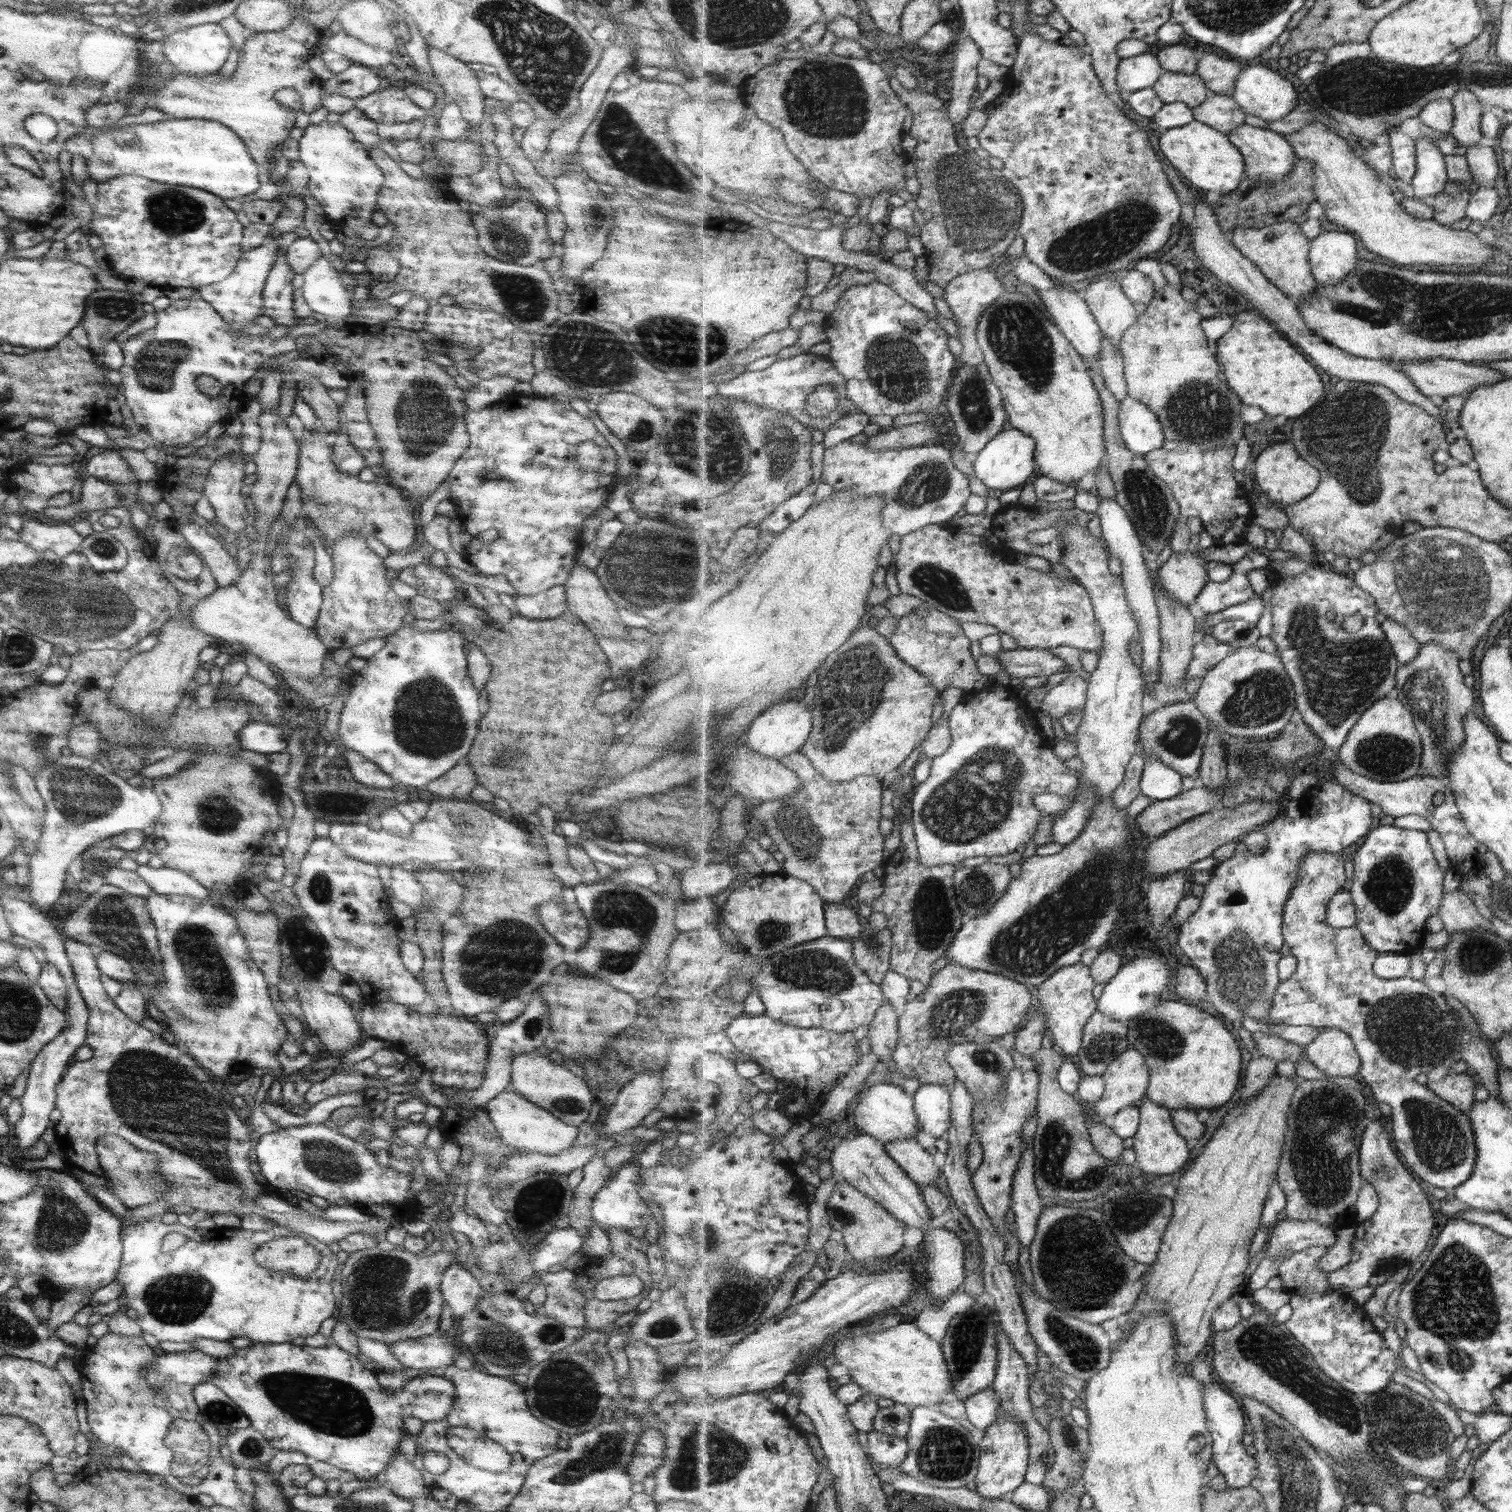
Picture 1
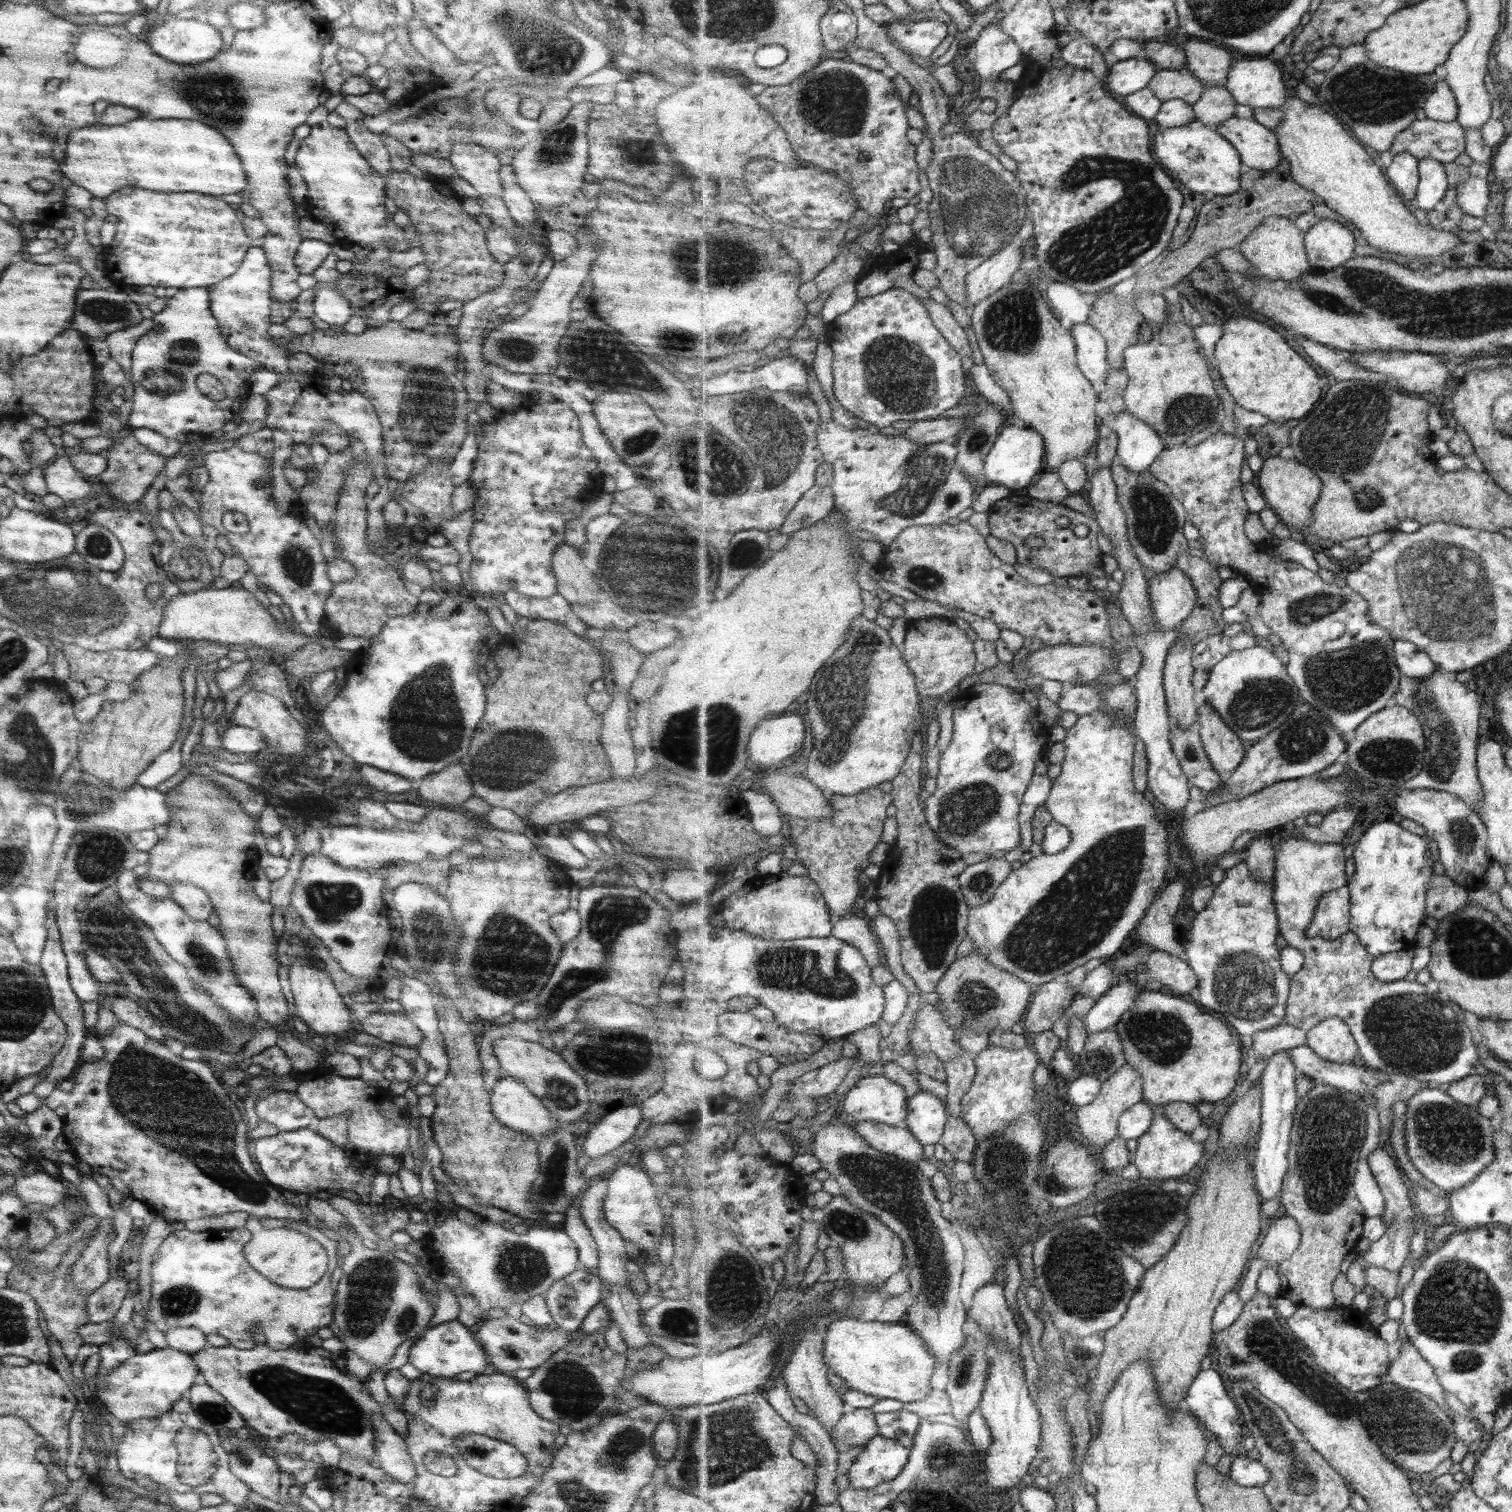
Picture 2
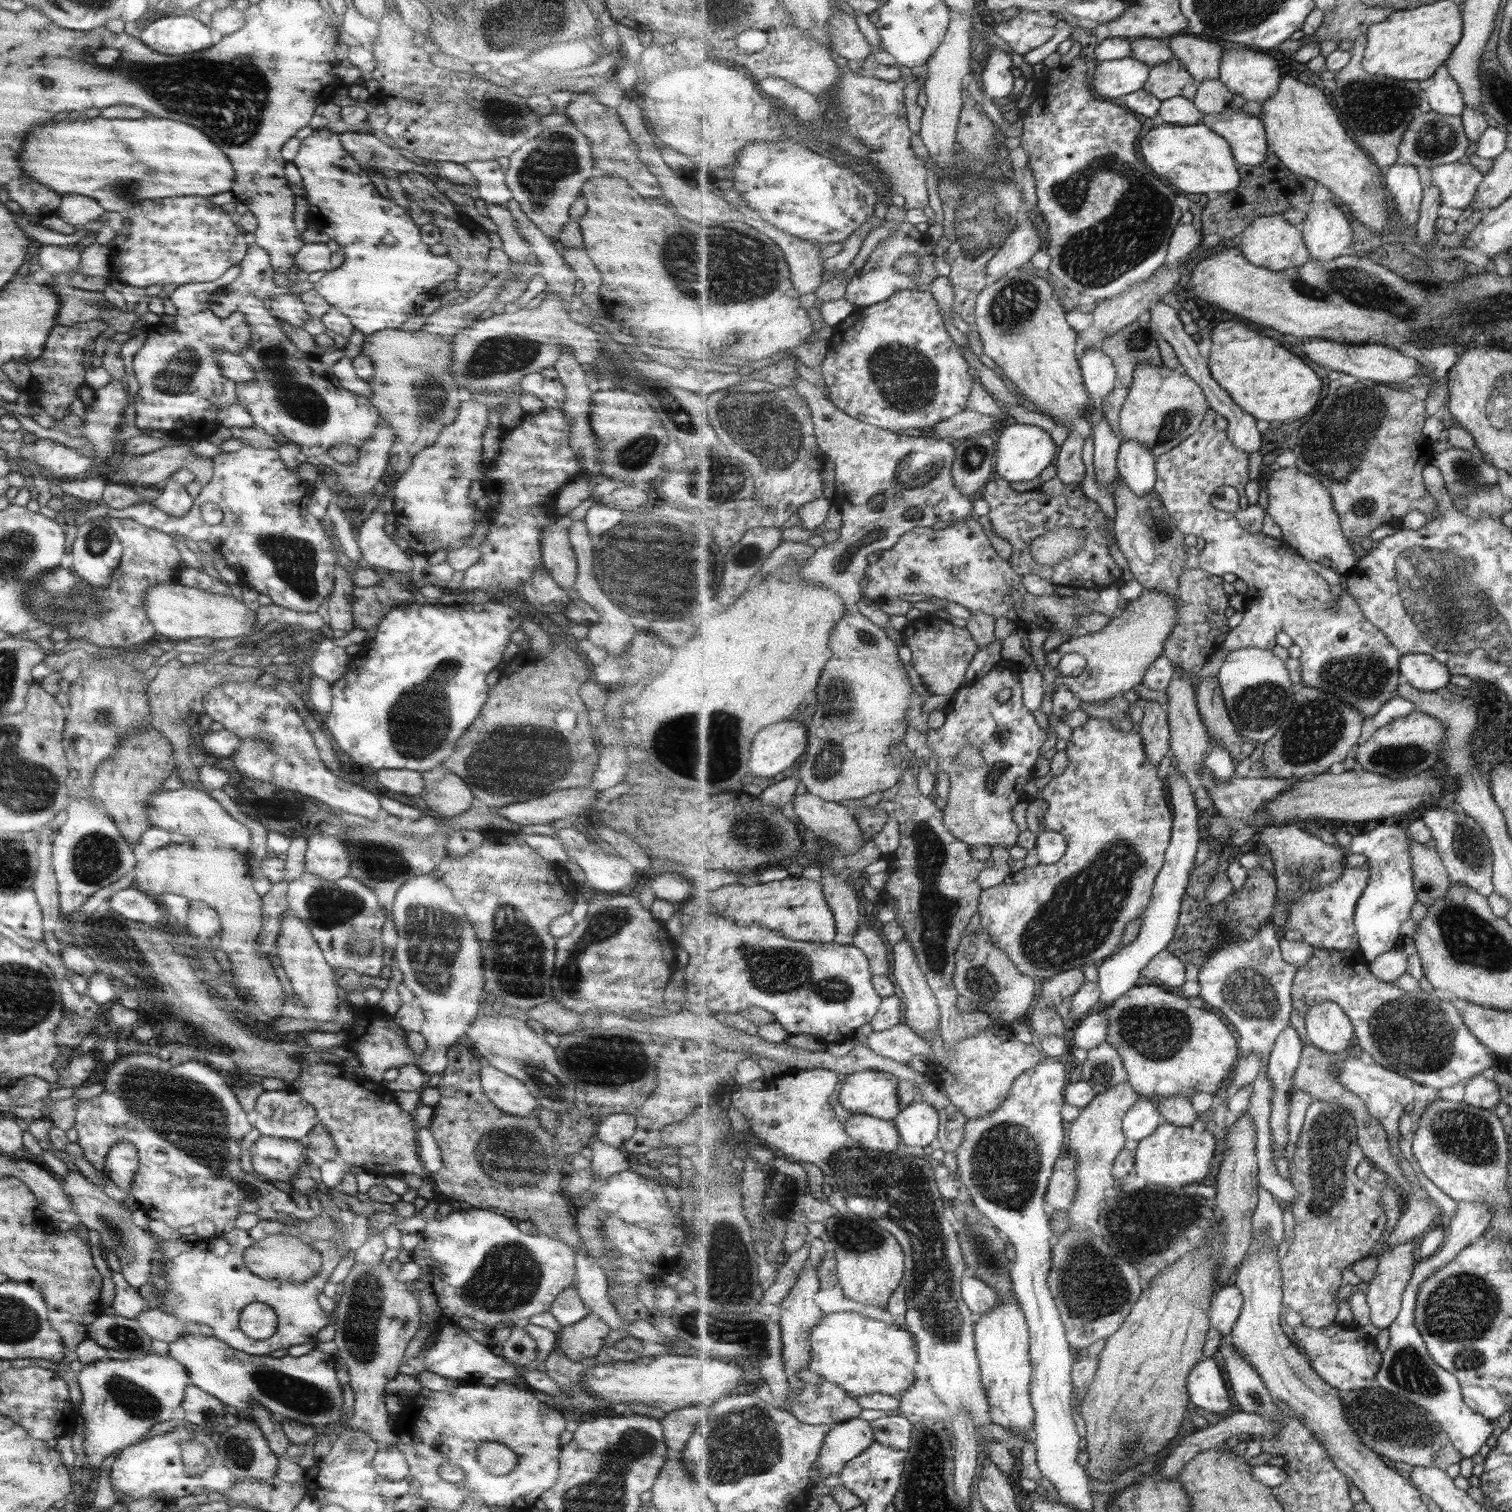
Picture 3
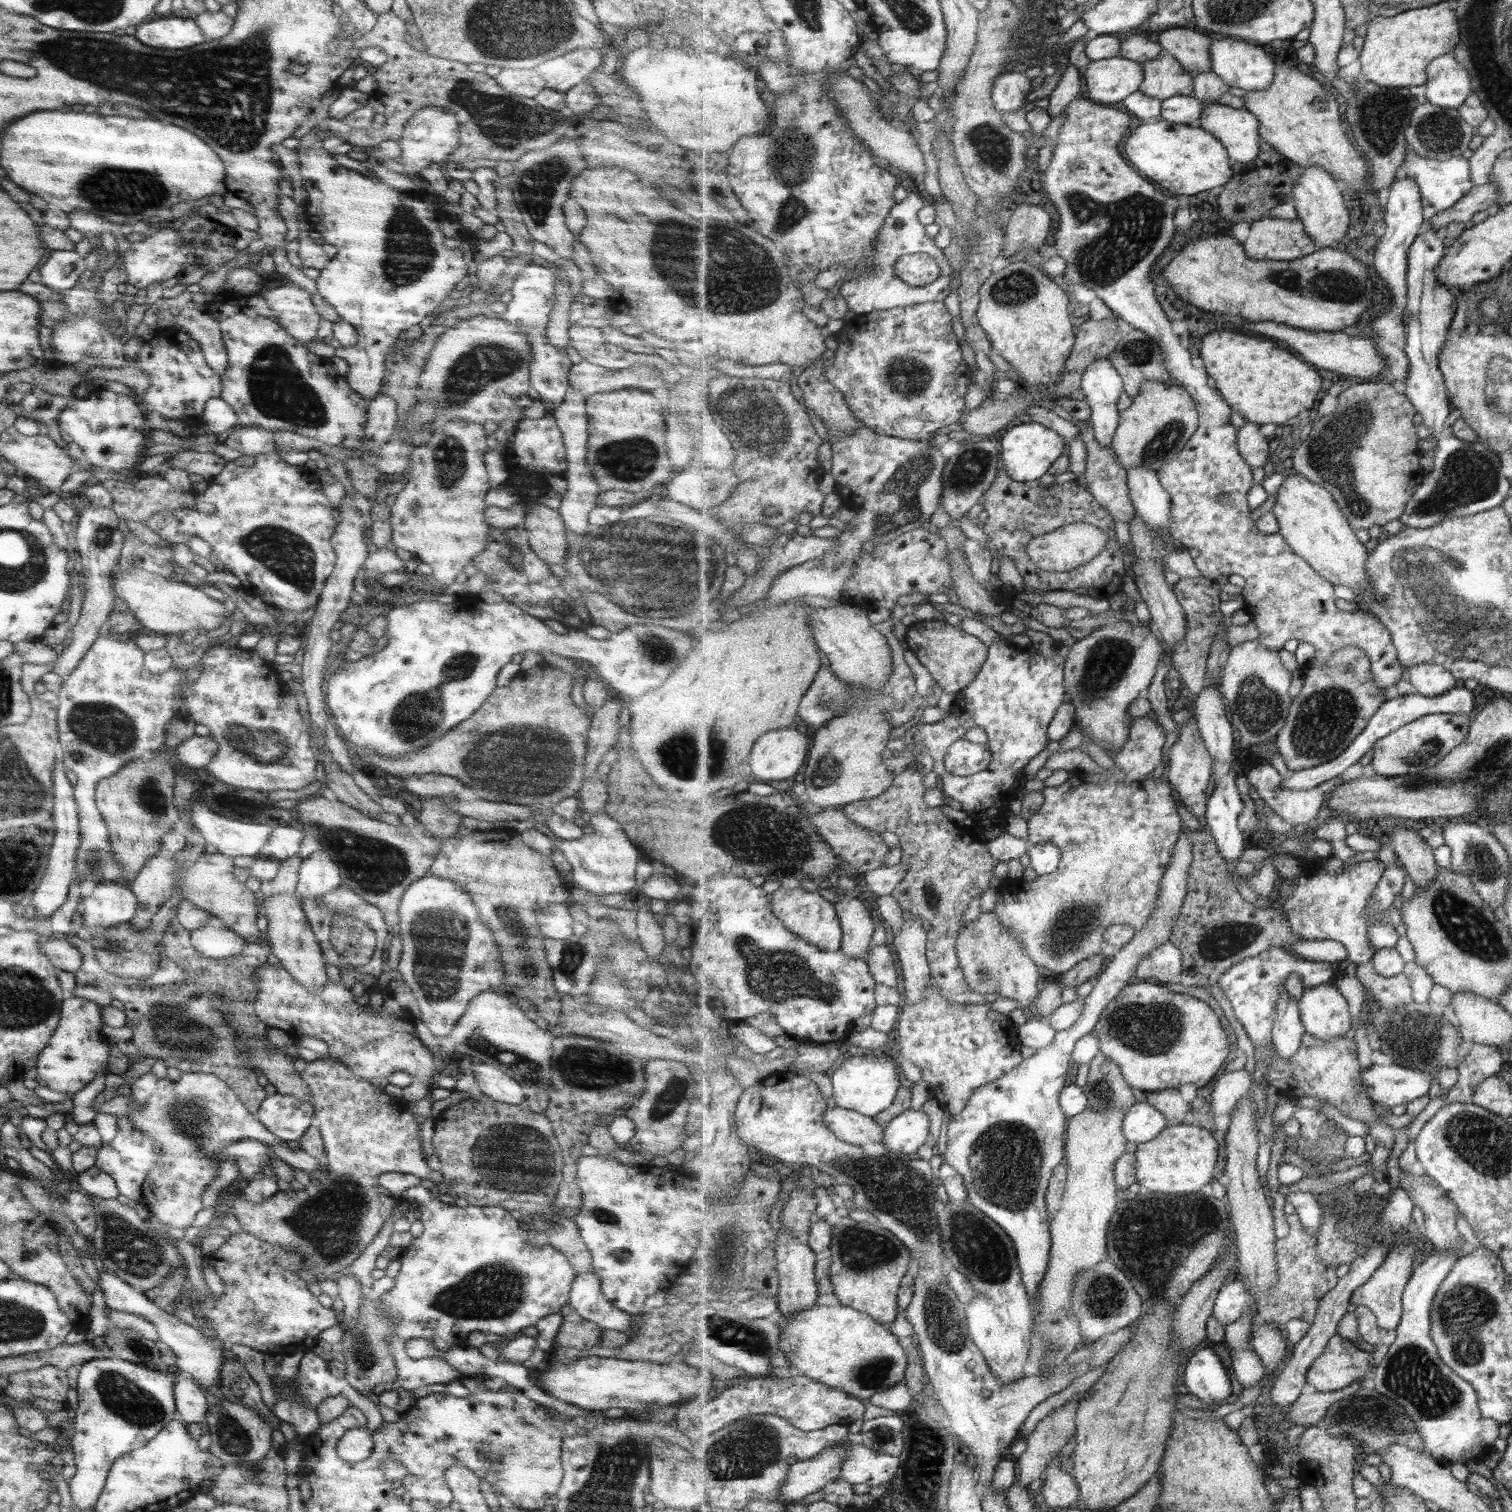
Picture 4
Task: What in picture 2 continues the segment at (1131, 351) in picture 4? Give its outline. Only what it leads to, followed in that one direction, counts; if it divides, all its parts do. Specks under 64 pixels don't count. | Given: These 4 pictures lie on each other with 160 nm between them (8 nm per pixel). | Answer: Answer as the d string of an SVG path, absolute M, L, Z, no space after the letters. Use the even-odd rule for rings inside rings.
M1108 292L1102 294L1093 302L1092 311L1087 320L1095 328L1098 328L1108 342L1108 361L1113 369L1125 369L1124 352L1129 345L1149 342L1155 335L1155 326L1151 324L1145 315L1136 309L1135 305L1122 301L1122 298Z

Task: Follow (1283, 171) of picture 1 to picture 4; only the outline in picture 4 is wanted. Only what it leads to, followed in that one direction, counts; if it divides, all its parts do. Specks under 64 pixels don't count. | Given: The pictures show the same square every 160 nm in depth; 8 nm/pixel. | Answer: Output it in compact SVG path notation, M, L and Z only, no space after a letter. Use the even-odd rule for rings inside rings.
M1219 102L1205 105L1201 127L1223 141L1230 158L1253 162L1259 156L1261 122L1246 108L1231 108Z

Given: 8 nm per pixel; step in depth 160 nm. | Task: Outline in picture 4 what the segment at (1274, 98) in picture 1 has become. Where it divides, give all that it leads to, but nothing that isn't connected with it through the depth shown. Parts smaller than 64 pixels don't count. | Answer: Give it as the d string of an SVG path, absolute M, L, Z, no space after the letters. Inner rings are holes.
M1231 38L1212 40L1211 43L1211 68L1229 86L1235 86L1243 90L1267 90L1274 84L1275 60L1273 56L1263 50L1261 45L1249 43L1245 40L1232 40Z

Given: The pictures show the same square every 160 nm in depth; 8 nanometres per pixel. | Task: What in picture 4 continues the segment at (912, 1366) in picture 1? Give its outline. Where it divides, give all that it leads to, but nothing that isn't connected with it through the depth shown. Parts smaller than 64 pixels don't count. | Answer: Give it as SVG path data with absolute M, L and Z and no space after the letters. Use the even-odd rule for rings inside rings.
M841 1303L839 1305L816 1304L809 1310L795 1312L789 1318L779 1315L778 1321L785 1326L786 1336L780 1342L781 1353L789 1361L790 1366L817 1382L846 1391L847 1394L865 1402L880 1390L891 1389L906 1379L909 1364L906 1347L891 1329L863 1311Z

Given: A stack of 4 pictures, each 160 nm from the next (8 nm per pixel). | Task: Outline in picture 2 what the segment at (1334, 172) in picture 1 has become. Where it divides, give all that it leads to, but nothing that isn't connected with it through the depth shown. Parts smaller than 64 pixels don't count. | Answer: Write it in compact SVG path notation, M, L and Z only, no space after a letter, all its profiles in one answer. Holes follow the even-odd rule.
M1290 90L1291 102L1283 106L1284 122L1275 132L1282 156L1288 160L1293 178L1303 188L1321 197L1329 209L1355 225L1368 244L1379 250L1427 258L1442 256L1462 244L1458 234L1433 228L1418 212L1409 210L1407 200L1389 184L1383 168L1373 162L1361 141L1347 132L1348 125L1327 114L1327 110L1309 108L1294 94L1295 90Z

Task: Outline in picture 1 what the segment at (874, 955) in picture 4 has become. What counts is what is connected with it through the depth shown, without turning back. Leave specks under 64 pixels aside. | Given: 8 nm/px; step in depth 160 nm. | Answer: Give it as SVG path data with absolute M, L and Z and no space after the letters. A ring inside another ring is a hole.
M826 904L826 924L828 935L835 938L855 940L863 934L867 920L843 904Z

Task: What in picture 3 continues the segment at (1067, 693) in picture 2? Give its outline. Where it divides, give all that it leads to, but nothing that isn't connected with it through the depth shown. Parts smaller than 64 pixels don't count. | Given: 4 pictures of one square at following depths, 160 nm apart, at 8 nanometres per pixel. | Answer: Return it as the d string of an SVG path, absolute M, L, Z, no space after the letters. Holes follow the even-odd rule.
M1121 695L1100 703L1082 702L1082 709L1091 718L1111 721L1125 731L1136 728L1136 725L1131 722L1129 711L1127 711L1129 710L1129 700Z

